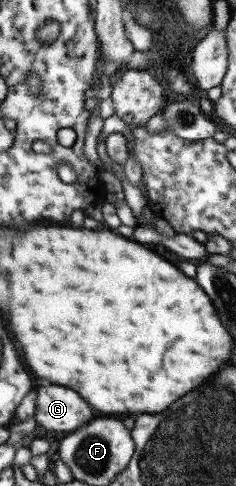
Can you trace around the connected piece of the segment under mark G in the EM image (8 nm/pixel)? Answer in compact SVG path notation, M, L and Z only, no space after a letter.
M47 385L35 389L34 417L47 432L75 432L94 418L91 407L71 389Z

